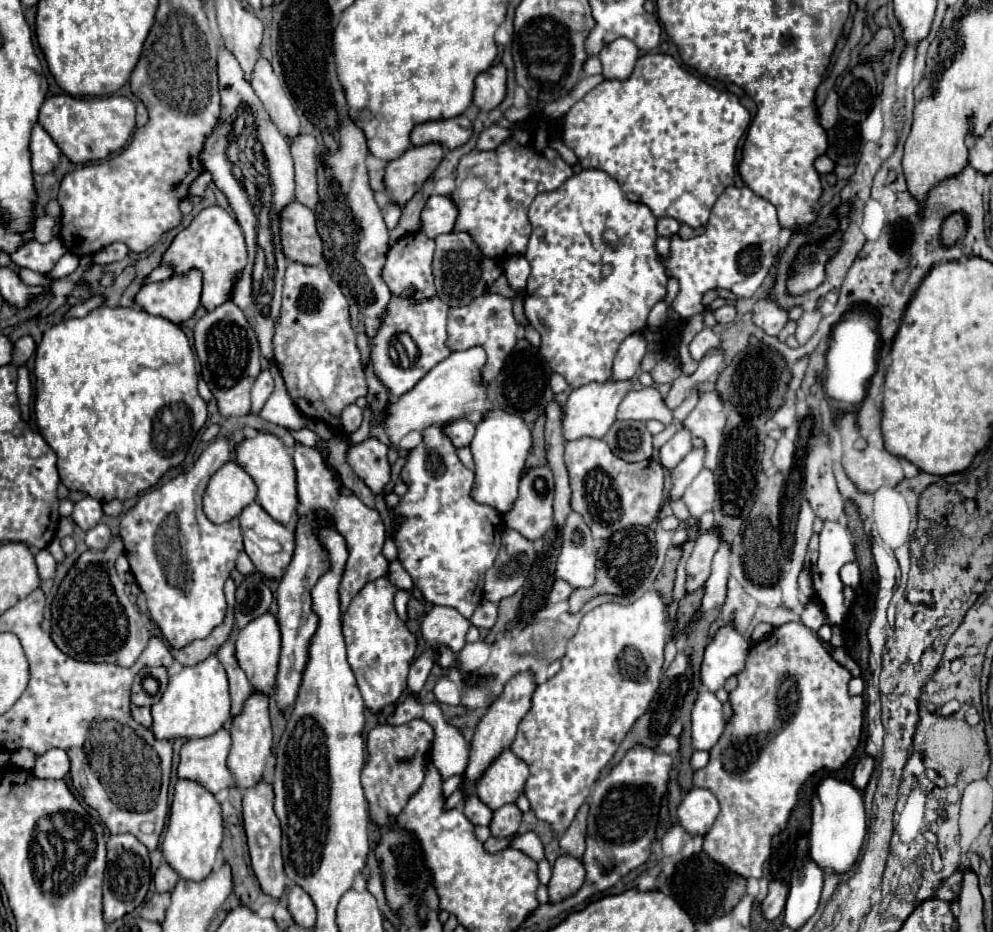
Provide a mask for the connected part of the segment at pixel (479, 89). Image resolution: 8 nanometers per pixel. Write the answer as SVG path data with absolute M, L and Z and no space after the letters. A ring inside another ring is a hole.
M493 65L487 71L479 73L475 79L475 93L473 93L473 103L481 111L491 111L499 107L499 103L505 97L505 65Z

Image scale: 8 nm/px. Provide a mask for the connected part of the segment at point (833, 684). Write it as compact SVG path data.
M785 623L777 629L773 629L773 633L759 645L753 645L749 655L747 655L747 663L745 663L745 669L737 675L737 689L729 693L729 703L733 707L733 717L729 719L727 727L725 727L725 733L721 735L719 743L711 749L711 759L707 763L707 767L695 771L695 777L693 777L693 785L695 787L707 787L717 799L719 799L719 805L721 805L721 811L713 823L713 827L705 833L705 843L703 843L703 851L717 863L725 865L727 869L731 869L733 873L737 875L743 875L743 877L761 877L763 875L763 863L765 859L771 855L771 841L777 833L785 831L787 827L787 819L797 803L797 793L801 789L801 785L805 783L805 779L819 771L819 769L839 769L855 751L855 747L859 745L859 739L861 739L861 725L863 725L863 699L861 697L851 697L849 691L847 691L847 685L851 681L851 673L847 667L843 667L841 663L837 663L831 653L819 643L817 639L817 633L803 627L801 623Z

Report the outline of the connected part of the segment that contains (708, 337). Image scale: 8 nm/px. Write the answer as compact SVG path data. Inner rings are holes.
M705 327L701 333L695 335L695 339L693 339L691 345L689 345L689 351L691 351L691 357L699 361L699 359L705 357L709 351L715 351L715 349L719 349L719 347L721 347L721 337L719 337L719 333L715 333L713 329Z

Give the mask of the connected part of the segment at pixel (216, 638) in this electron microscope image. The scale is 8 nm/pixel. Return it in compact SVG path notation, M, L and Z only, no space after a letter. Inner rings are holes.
M227 579L225 597L227 597L229 607L227 607L225 621L219 627L215 627L207 639L195 641L195 643L179 649L179 651L171 651L173 657L181 665L197 665L197 663L205 661L209 655L215 655L219 651L219 647L229 639L229 635L231 635L231 631L235 627L235 613L233 613L235 611L235 591L237 591L237 587L235 587L233 579Z

